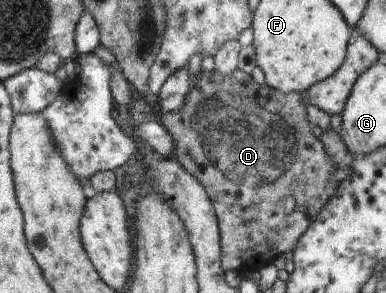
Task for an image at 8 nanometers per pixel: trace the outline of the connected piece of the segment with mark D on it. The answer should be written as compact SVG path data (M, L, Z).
M215 68L211 71L202 70L194 80L194 85L186 96L183 105L178 110L160 113L157 115L157 119L174 139L176 160L192 176L196 177L196 180L200 181L200 184L207 189L211 200L216 200L215 212L220 212L219 236L224 236L224 270L240 270L241 273L254 272L259 270L260 266L266 266L268 262L272 262L274 256L278 257L282 252L294 251L303 236L303 232L314 224L319 212L326 206L331 196L335 195L336 187L339 187L339 182L344 179L346 172L339 170L334 176L334 170L338 166L330 161L329 156L324 151L322 141L315 134L312 134L310 122L308 122L309 118L306 118L306 106L300 98L300 93L285 93L273 89L265 82L258 84L251 75L240 69L236 69L226 76L215 71Z

